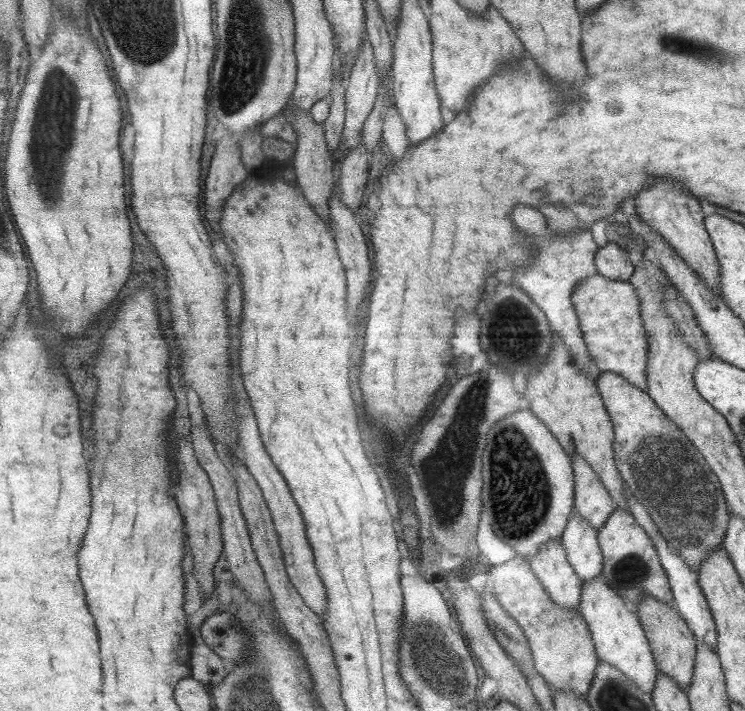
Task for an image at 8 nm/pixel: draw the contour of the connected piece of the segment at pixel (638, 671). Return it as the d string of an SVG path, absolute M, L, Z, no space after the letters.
M601 575L584 582L578 608L582 618L588 624L597 658L608 664L614 664L642 692L651 694L658 676L656 660L639 618L634 612L628 610L624 599L616 592L616 588L608 586Z

